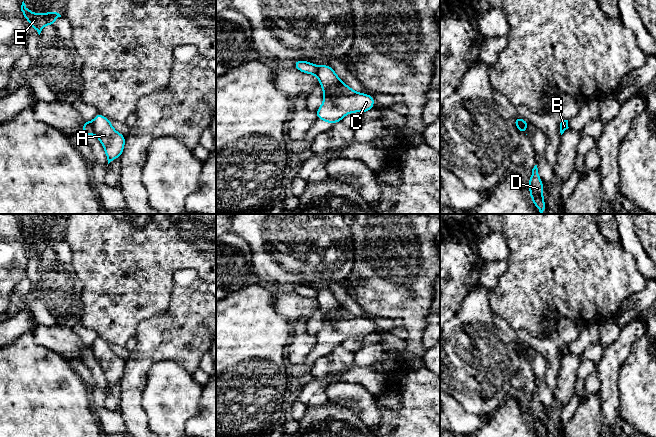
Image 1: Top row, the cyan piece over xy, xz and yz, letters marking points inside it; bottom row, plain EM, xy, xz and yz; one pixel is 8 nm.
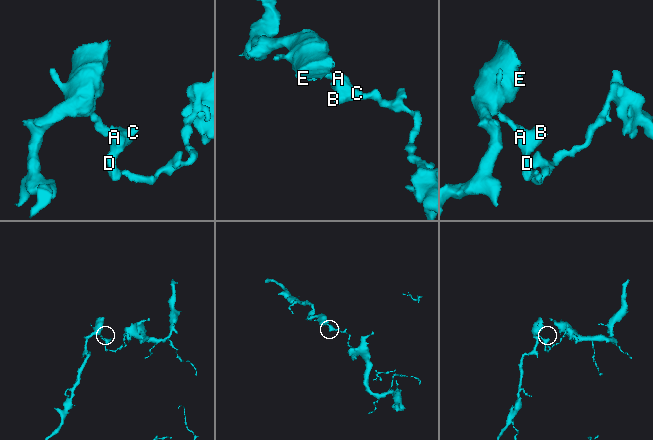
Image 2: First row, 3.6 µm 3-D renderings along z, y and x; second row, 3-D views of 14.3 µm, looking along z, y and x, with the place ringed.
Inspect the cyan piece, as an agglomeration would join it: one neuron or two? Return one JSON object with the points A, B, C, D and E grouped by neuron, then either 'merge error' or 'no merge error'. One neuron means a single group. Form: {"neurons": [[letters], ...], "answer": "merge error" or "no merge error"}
{"neurons": [["A", "B", "C", "D"], ["E"]], "answer": "merge error"}

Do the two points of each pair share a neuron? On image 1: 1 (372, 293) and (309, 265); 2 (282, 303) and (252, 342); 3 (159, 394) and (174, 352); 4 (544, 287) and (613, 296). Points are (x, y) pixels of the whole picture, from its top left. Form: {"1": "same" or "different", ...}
{"1": "different", "2": "different", "3": "different", "4": "same"}

